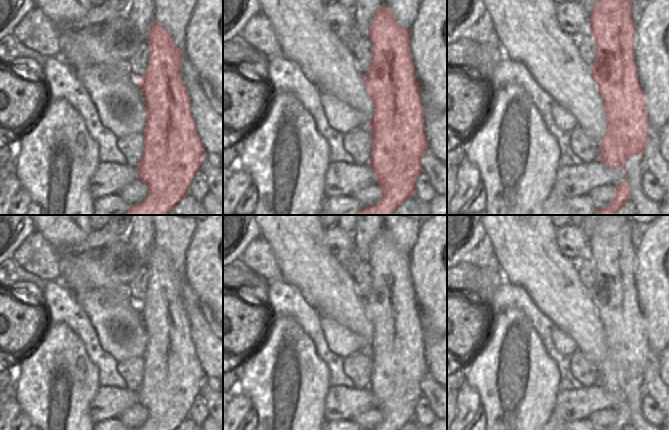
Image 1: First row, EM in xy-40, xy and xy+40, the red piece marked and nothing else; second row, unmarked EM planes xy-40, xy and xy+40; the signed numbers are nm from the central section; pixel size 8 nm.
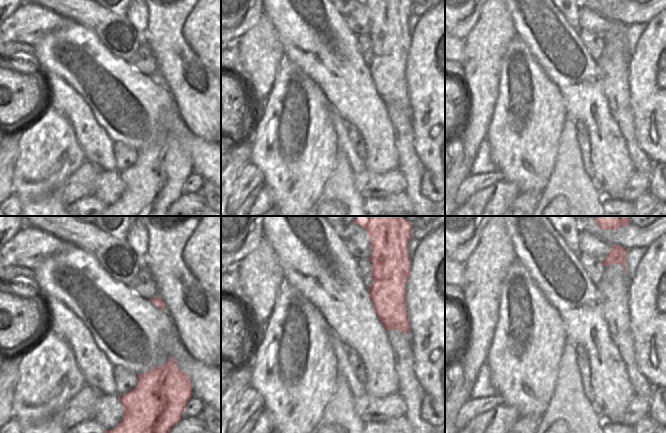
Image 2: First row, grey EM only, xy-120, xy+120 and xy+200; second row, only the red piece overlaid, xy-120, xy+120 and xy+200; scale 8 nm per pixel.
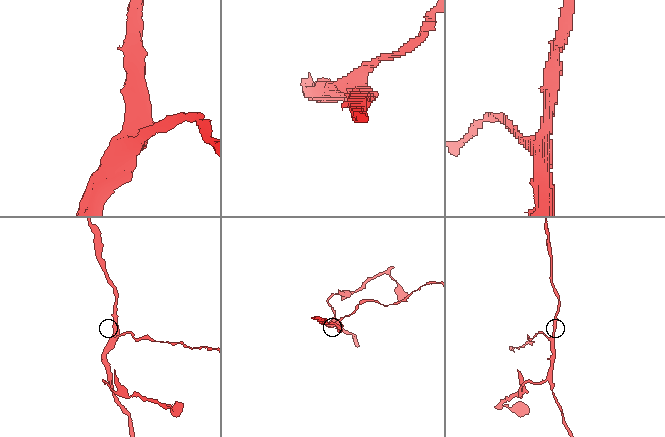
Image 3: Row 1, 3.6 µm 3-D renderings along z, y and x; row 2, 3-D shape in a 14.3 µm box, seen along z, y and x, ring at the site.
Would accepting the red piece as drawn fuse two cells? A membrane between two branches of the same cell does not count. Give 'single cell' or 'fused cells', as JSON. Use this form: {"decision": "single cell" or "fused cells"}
{"decision": "single cell"}

